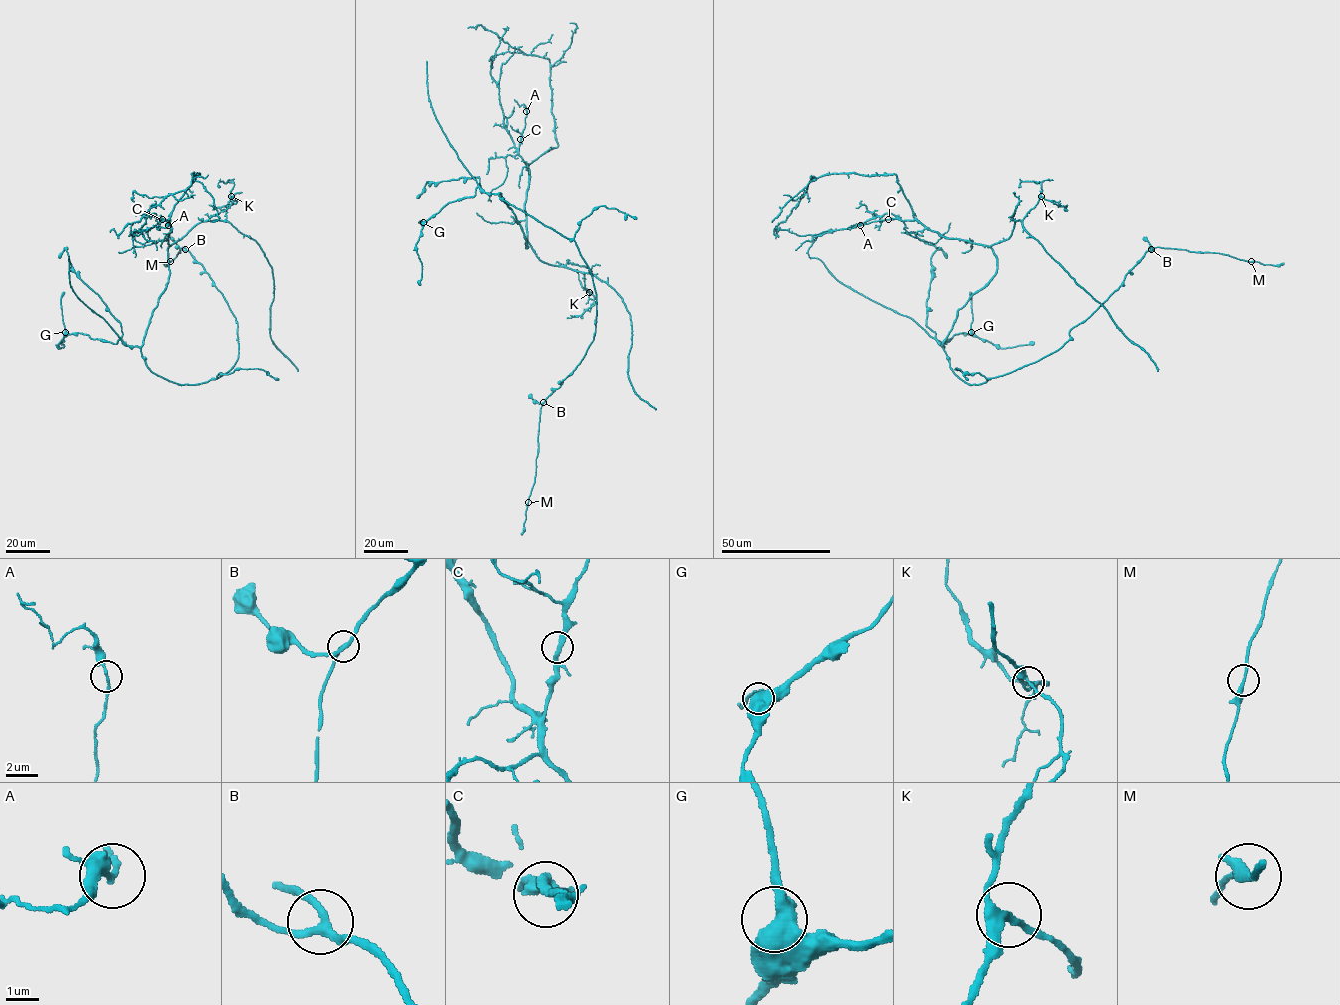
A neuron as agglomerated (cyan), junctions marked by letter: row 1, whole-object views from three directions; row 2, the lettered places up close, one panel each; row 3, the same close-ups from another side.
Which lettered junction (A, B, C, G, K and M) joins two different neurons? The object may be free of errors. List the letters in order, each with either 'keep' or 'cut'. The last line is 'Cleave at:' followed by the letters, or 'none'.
A: keep
B: keep
C: keep
G: keep
K: keep
M: keep
Cleave at: none

